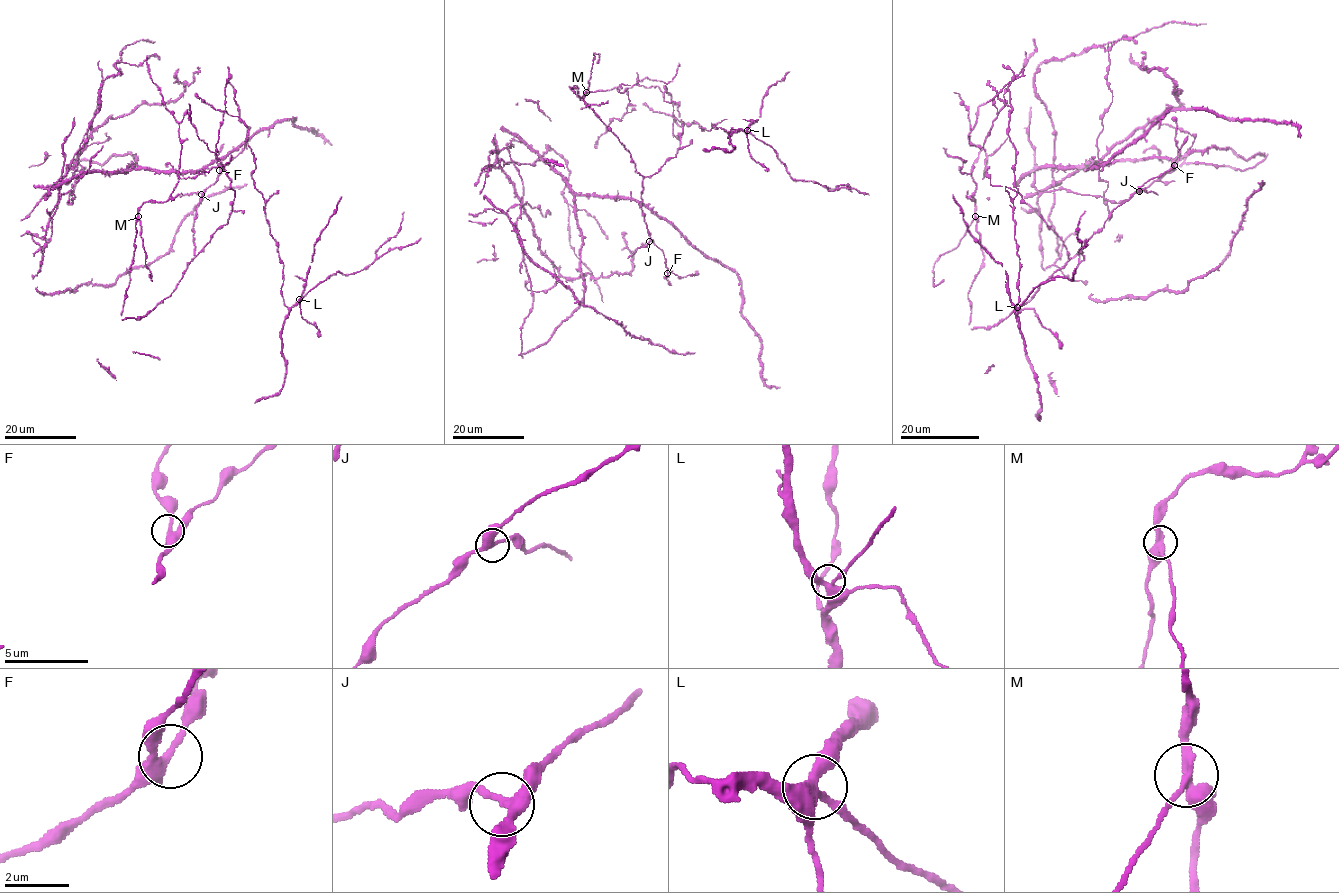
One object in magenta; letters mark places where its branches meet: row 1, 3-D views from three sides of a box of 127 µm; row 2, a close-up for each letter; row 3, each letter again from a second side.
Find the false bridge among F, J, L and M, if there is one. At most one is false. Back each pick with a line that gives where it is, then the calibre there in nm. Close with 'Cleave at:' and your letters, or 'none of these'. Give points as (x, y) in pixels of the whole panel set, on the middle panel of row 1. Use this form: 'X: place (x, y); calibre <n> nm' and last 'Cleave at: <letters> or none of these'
M: place (586, 92); calibre 320 nm
Cleave at: M

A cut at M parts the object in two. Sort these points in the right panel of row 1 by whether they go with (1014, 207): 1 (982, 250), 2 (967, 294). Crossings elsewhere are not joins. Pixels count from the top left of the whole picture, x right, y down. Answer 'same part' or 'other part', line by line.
1: same part
2: same part

